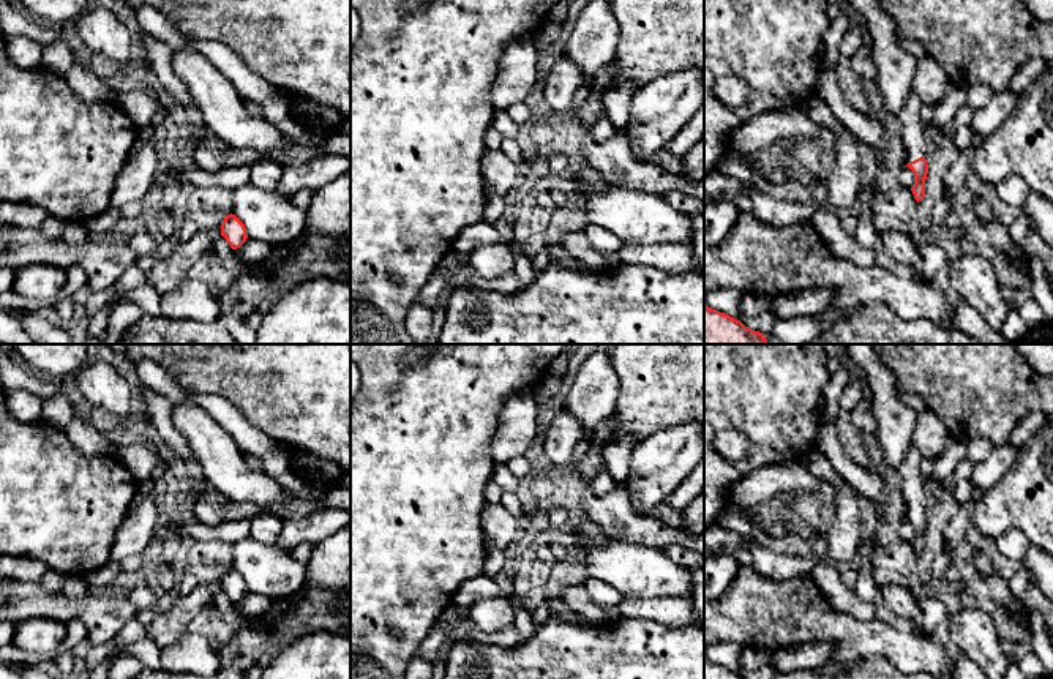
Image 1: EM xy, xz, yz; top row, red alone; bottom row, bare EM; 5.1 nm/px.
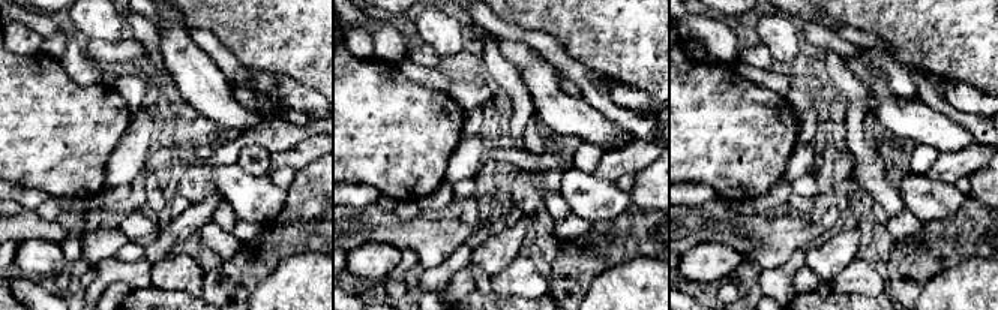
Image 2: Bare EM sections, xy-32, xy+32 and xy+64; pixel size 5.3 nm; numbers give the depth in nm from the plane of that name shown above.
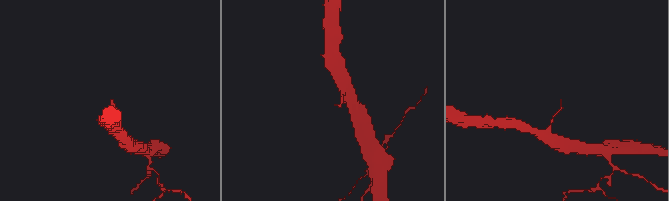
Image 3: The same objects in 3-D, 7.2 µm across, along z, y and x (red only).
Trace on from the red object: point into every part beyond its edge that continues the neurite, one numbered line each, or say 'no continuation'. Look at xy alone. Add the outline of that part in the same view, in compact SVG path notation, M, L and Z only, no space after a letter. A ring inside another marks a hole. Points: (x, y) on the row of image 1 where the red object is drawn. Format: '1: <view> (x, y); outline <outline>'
no continuation

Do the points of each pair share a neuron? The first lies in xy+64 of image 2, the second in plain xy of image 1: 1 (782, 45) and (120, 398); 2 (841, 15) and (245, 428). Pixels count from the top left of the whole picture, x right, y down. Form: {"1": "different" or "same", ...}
{"1": "same", "2": "different"}

